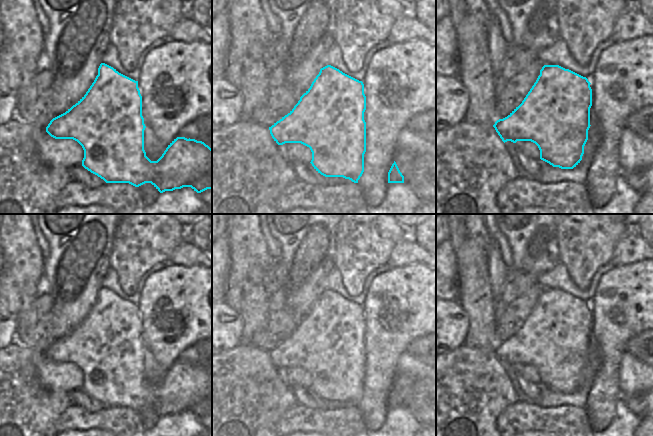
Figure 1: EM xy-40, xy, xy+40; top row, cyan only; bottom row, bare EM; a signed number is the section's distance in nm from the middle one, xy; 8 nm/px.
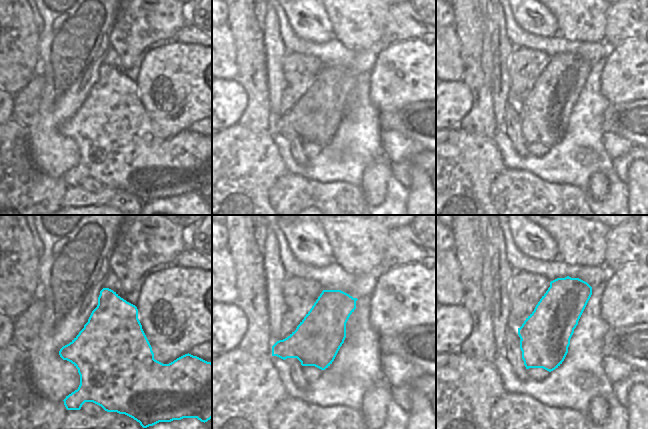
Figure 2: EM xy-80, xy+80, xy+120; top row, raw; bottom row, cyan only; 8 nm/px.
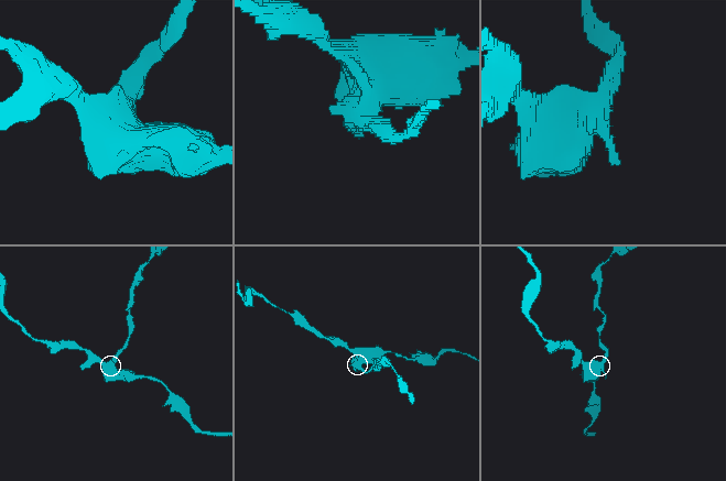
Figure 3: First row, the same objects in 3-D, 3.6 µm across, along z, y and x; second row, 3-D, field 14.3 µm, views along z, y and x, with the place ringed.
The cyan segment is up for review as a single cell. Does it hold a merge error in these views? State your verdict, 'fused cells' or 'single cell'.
fused cells

